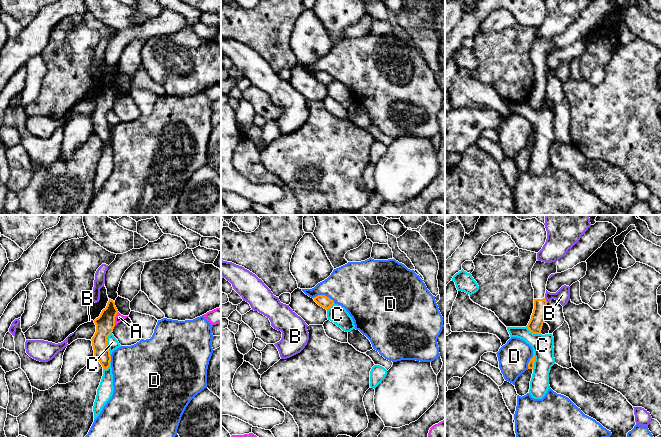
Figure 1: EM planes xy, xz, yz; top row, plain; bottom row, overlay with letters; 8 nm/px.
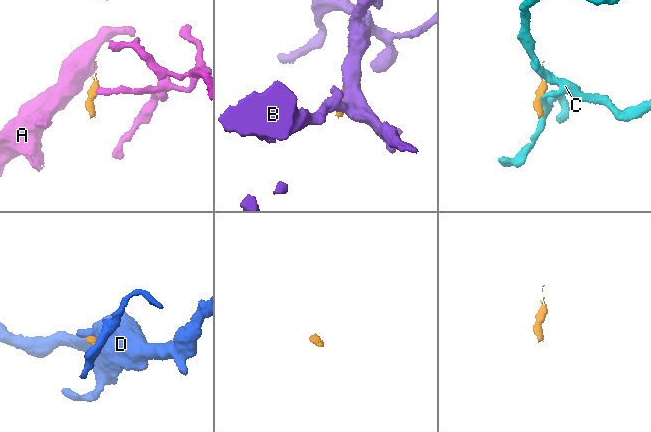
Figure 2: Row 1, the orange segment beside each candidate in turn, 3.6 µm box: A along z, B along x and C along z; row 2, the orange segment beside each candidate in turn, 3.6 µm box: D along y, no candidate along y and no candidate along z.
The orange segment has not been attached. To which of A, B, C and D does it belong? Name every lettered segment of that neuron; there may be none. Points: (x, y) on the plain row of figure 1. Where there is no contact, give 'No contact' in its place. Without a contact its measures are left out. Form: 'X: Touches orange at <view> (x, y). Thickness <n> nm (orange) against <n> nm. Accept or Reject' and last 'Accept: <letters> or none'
A: Touches orange at xy (114, 94). Thickness 160 nm (orange) against 60 nm. Reject
B: Touches orange at yz (545, 76). Thickness 120 nm (orange) against 110 nm. Reject
C: Touches orange at xy (106, 120). Thickness 160 nm (orange) against 90 nm. Reject
D: Touches orange at xz (324, 71). Thickness 90 nm (orange) against 360 nm. Reject
Accept: none

